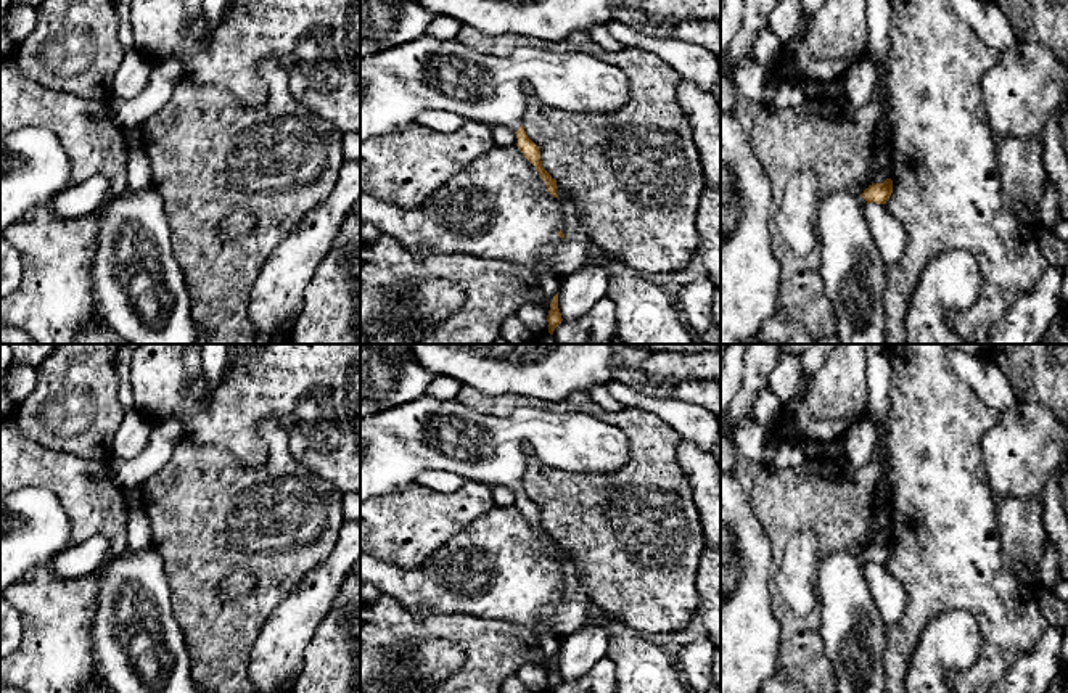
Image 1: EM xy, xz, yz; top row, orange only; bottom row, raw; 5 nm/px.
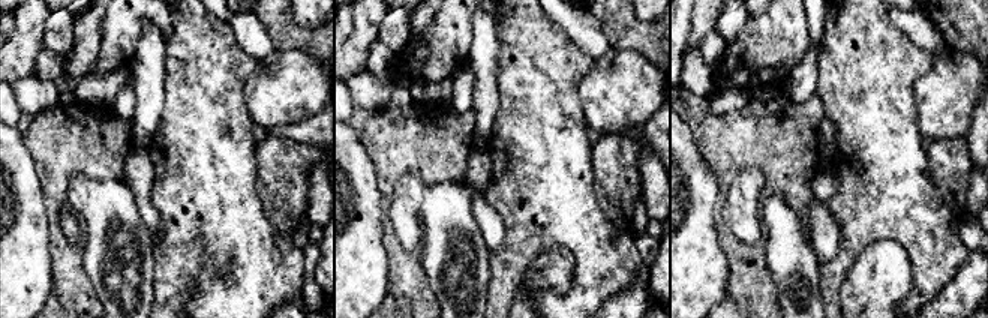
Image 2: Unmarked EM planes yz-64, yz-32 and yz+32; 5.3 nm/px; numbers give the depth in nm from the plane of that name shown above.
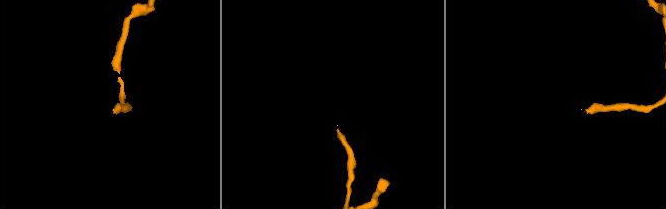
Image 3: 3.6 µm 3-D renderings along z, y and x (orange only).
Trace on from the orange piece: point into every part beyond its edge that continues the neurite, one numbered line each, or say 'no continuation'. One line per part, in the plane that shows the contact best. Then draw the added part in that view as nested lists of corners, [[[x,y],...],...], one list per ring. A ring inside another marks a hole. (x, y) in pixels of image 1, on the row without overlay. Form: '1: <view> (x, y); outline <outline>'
1: yz (854, 637); outline [[[820,553],[815,564],[819,632],[836,693],[885,693],[886,627],[875,606],[862,556]]]

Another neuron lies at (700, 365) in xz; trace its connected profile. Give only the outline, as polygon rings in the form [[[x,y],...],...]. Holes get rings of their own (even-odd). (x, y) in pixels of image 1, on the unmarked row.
[[[721,347],[713,352],[651,352],[640,370],[648,378],[677,381],[721,381]]]

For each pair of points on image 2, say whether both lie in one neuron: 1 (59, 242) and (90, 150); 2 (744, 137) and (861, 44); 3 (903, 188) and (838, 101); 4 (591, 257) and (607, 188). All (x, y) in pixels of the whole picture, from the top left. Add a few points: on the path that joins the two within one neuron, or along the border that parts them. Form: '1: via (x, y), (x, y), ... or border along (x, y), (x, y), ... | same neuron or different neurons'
1: via (54, 218), (56, 182), (66, 171) | same neuron
2: border along (816, 92), (826, 116) | different neurons
3: via (883, 167), (879, 141), (859, 122) | same neuron
4: border along (592, 174), (597, 204), (616, 227), (627, 230) | different neurons

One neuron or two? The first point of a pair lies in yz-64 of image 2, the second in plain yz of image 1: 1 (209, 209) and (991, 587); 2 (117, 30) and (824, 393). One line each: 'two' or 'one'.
1: one
2: one

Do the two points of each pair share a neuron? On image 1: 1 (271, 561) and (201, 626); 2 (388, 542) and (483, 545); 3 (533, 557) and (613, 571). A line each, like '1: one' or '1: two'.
1: one
2: two
3: two

